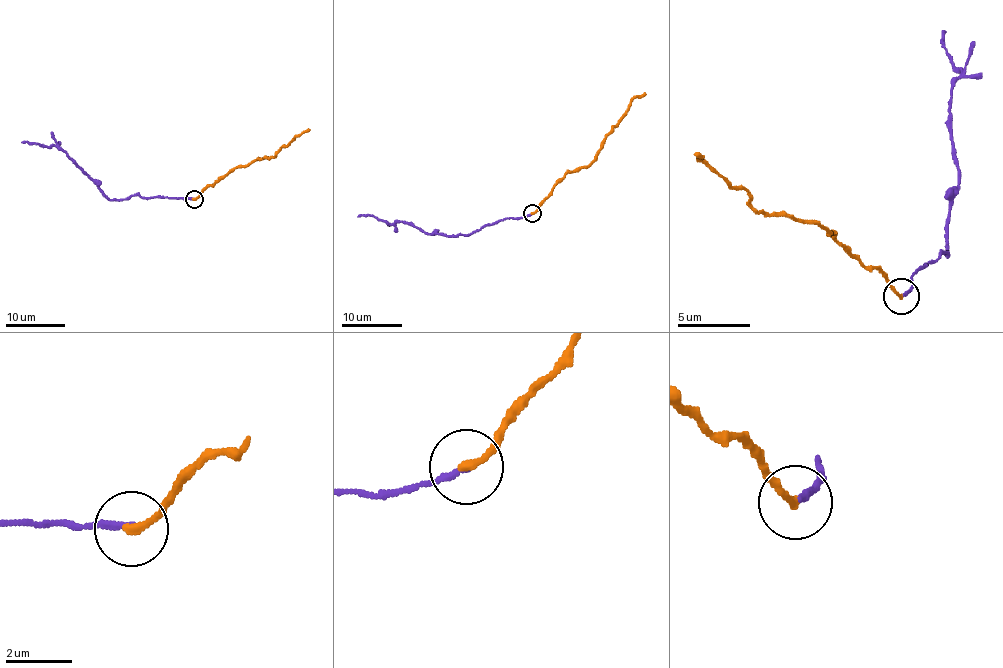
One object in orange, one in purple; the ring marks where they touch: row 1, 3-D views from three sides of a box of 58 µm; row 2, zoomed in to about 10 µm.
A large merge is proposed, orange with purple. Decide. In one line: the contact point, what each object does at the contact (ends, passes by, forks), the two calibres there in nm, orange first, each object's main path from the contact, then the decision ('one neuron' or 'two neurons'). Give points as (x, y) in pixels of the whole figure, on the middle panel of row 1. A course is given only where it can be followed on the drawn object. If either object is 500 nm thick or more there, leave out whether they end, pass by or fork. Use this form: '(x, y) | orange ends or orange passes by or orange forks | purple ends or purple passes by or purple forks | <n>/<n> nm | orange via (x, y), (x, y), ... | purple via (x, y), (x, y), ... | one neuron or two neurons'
(532, 213) | orange ends | purple ends | 240/160 nm | orange via (532, 214), (566, 174), (588, 166), (634, 98), (646, 94) | purple via (532, 214), (449, 235), (430, 234), (401, 221), (392, 224), (371, 215), (357, 216) | one neuron

